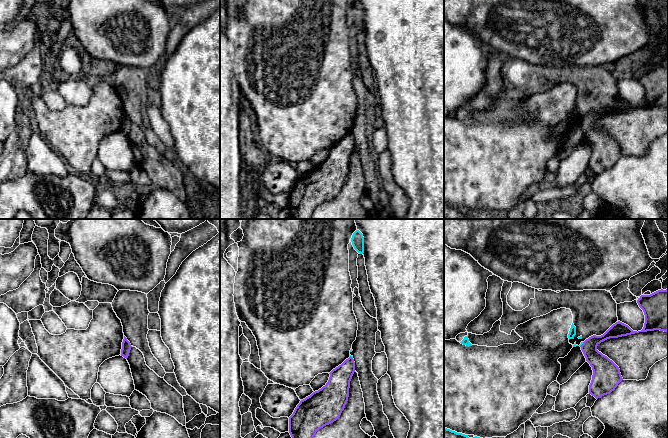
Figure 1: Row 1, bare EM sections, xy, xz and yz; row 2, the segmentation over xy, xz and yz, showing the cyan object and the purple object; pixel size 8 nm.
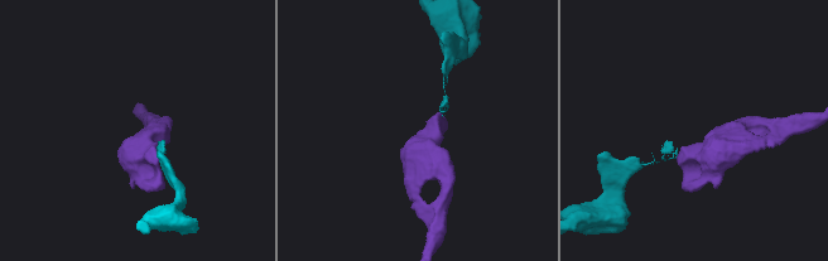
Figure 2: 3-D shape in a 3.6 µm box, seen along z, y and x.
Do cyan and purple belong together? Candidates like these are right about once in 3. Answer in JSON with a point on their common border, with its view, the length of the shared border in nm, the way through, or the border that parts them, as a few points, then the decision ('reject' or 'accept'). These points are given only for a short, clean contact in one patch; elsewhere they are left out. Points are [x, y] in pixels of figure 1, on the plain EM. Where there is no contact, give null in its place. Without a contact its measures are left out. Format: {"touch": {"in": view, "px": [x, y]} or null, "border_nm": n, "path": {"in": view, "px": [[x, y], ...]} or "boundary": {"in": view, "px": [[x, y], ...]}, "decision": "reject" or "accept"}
{"touch": {"in": "yz", "px": [582, 119]}, "border_nm": 50, "boundary": {"in": "yz", "px": [[583, 118], [580, 122]]}, "decision": "reject"}

